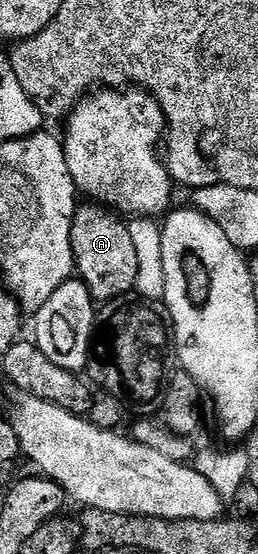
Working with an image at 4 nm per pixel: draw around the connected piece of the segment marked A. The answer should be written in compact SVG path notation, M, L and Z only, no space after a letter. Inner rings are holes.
M82 203L75 211L70 241L73 242L76 273L87 285L93 300L103 304L122 299L134 291L138 257L133 238L129 235L128 223L124 219L110 212L106 205Z

